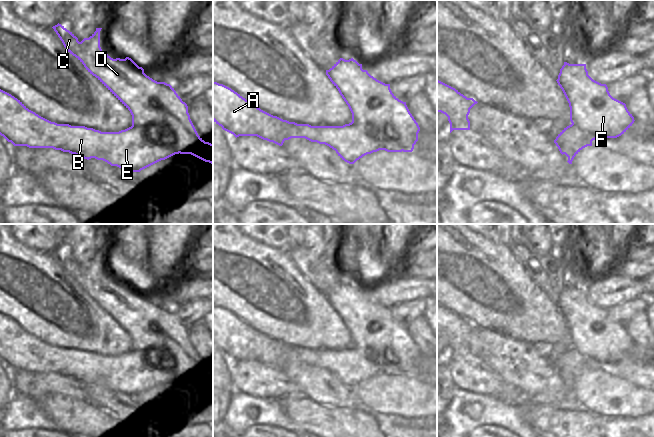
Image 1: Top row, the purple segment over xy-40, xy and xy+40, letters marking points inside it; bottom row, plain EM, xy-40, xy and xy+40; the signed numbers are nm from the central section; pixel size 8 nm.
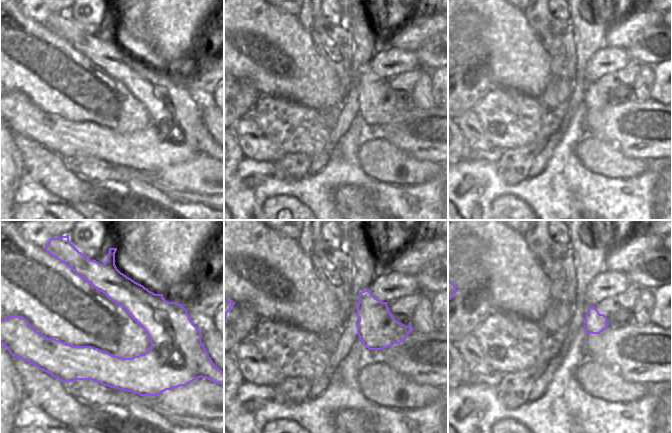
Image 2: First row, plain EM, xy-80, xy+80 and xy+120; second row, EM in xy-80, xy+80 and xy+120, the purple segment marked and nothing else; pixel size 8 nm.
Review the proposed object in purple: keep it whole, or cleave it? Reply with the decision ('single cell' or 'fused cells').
fused cells

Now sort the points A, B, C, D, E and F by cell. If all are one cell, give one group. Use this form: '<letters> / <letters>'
A B E / C D F

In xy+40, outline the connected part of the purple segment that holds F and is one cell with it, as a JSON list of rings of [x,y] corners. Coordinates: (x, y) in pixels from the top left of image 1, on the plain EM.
[[[564,286],[556,305],[569,327],[571,347],[587,358],[593,358],[598,362],[617,362],[634,347],[634,341],[626,328],[613,322],[606,308],[593,304],[588,299],[586,288]]]

